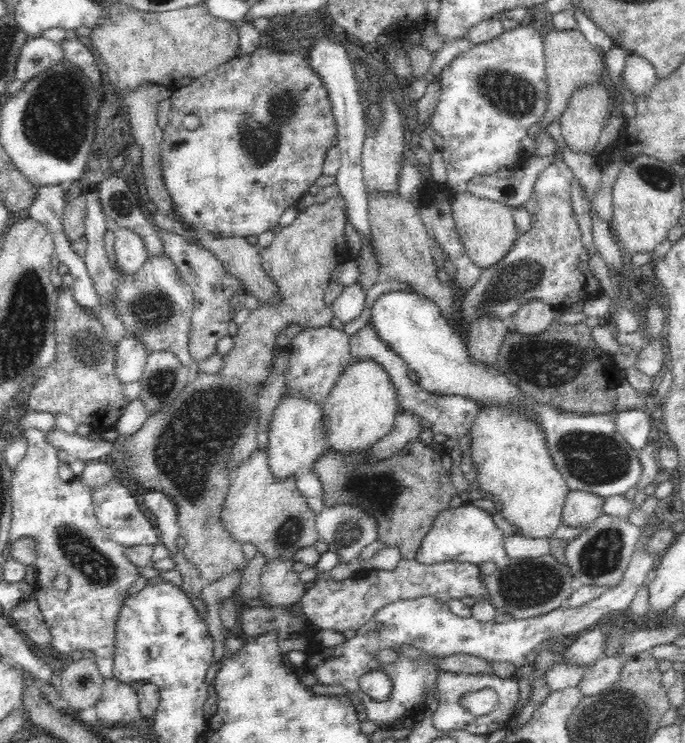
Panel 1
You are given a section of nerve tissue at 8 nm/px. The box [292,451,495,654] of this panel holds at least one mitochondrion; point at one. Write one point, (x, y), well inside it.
(378, 490)

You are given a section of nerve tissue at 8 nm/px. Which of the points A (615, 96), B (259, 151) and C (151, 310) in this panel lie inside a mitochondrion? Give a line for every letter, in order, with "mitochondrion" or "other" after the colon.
A: other
B: mitochondrion
C: mitochondrion

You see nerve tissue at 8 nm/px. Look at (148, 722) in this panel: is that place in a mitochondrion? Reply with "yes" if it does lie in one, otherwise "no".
no

